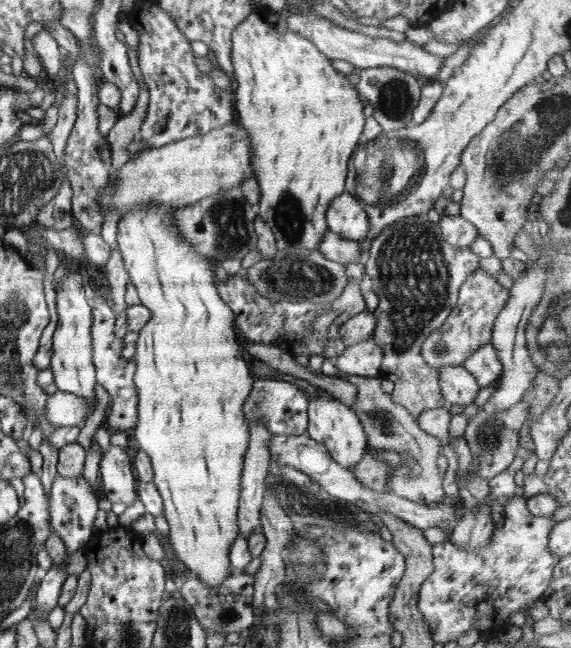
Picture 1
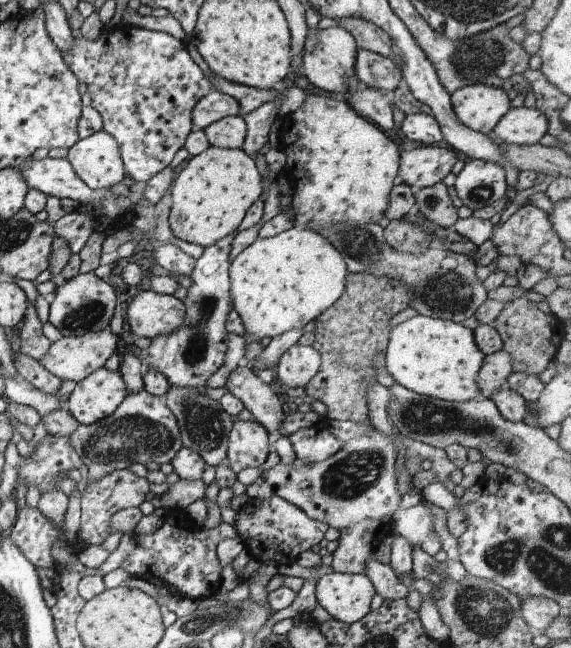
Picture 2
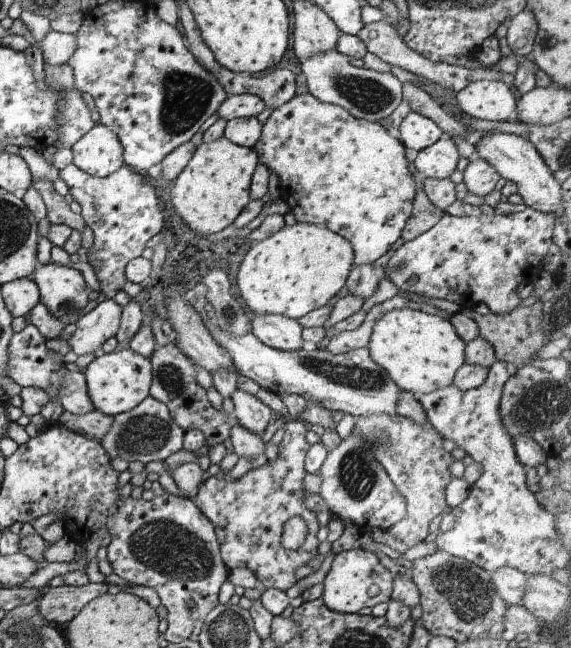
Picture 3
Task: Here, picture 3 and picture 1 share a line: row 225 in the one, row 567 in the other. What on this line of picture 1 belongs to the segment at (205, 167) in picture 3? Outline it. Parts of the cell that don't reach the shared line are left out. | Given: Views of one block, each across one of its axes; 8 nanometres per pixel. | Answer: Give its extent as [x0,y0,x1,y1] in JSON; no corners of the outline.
[118,206,255,586]

